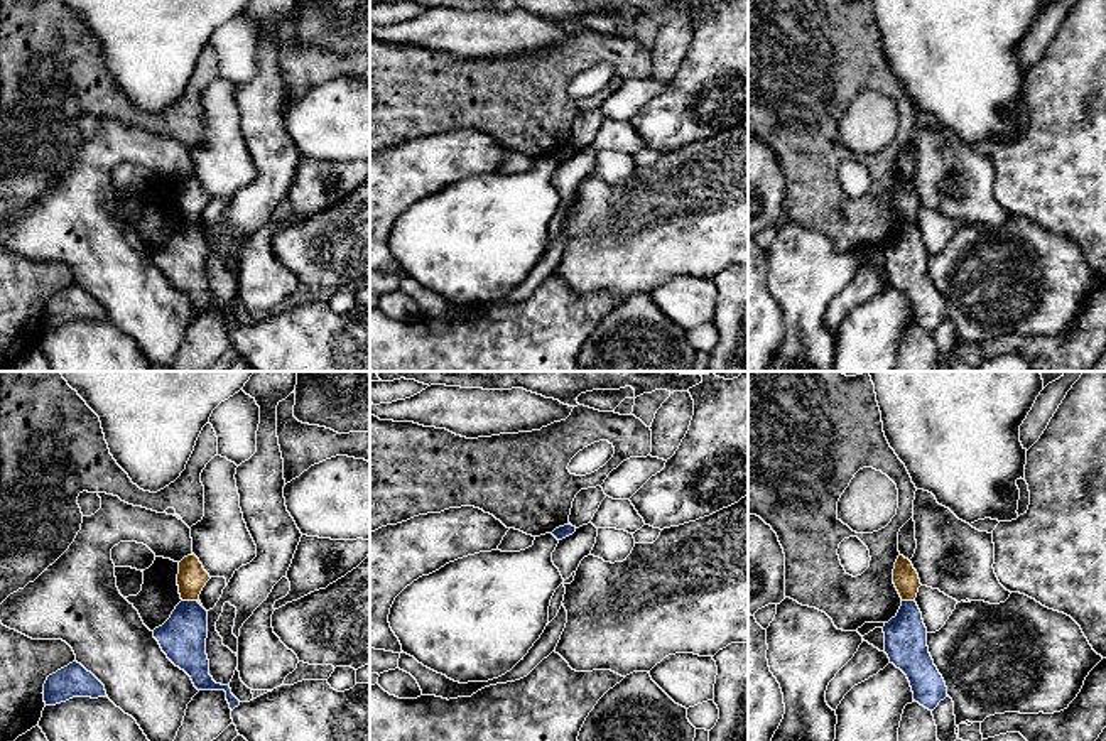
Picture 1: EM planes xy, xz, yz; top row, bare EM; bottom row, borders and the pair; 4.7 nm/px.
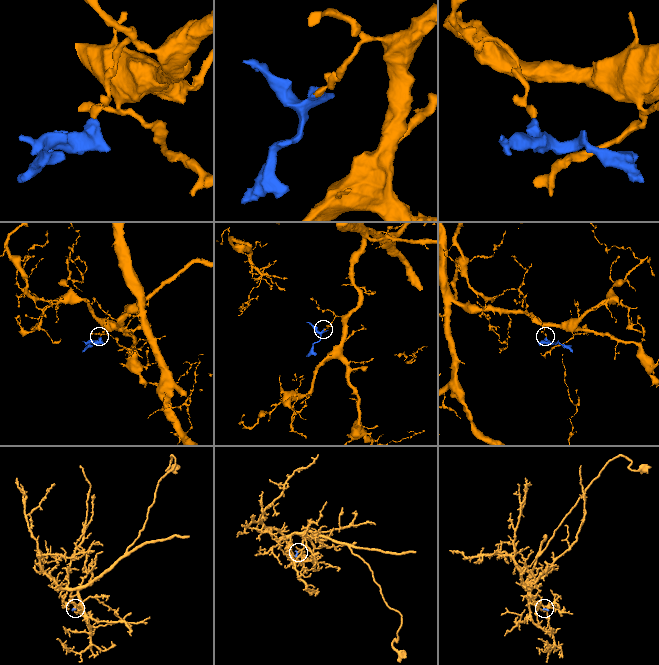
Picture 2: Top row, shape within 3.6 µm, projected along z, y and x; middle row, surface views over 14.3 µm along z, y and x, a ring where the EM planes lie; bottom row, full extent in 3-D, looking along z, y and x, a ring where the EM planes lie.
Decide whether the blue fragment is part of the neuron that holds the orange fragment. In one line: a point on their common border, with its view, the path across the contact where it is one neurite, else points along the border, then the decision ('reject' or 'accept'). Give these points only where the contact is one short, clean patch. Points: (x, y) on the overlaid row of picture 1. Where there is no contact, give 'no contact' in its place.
xy (189, 600) | along xy (183, 600), (196, 601) | reject

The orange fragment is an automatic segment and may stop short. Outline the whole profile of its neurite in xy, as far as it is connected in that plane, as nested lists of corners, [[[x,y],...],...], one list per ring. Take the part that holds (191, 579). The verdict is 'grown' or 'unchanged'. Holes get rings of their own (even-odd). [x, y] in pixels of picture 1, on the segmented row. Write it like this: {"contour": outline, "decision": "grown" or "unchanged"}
{"contour": [[[192,554],[179,562],[177,586],[182,601],[199,601],[199,594],[209,574],[204,571],[199,559]]], "decision": "unchanged"}

